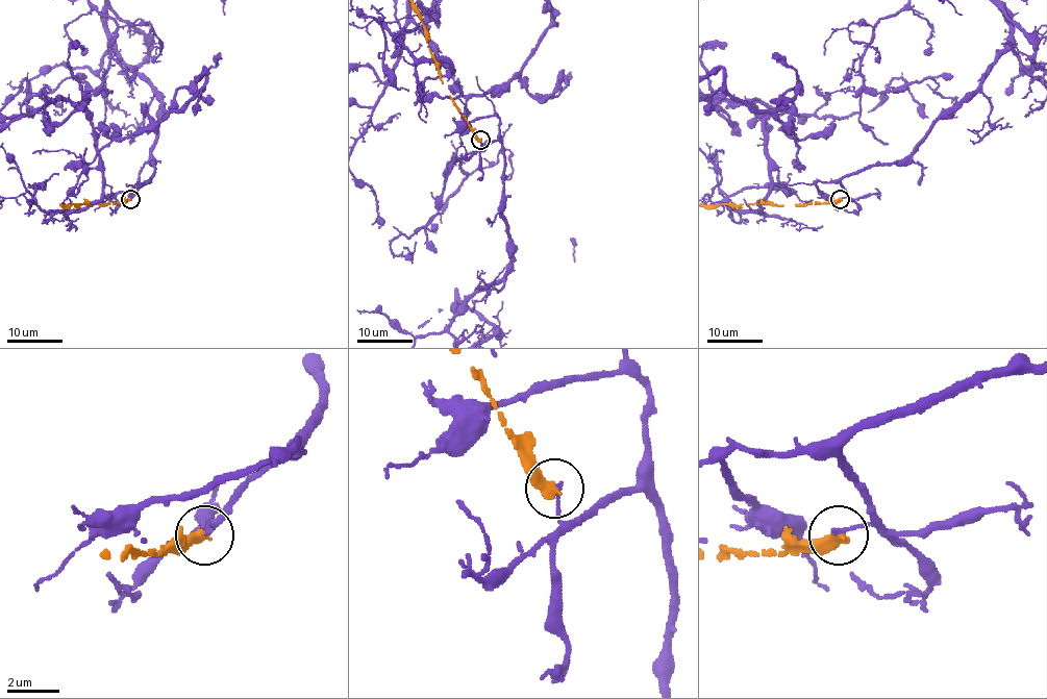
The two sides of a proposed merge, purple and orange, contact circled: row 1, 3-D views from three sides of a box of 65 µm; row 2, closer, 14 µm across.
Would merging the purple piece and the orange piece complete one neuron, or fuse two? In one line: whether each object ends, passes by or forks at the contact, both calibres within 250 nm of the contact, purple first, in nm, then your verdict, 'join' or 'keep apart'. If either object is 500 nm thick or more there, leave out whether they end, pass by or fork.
purple ends there; orange ends there; 130 nm thick on the purple side, 440 nm on the other; keep apart

